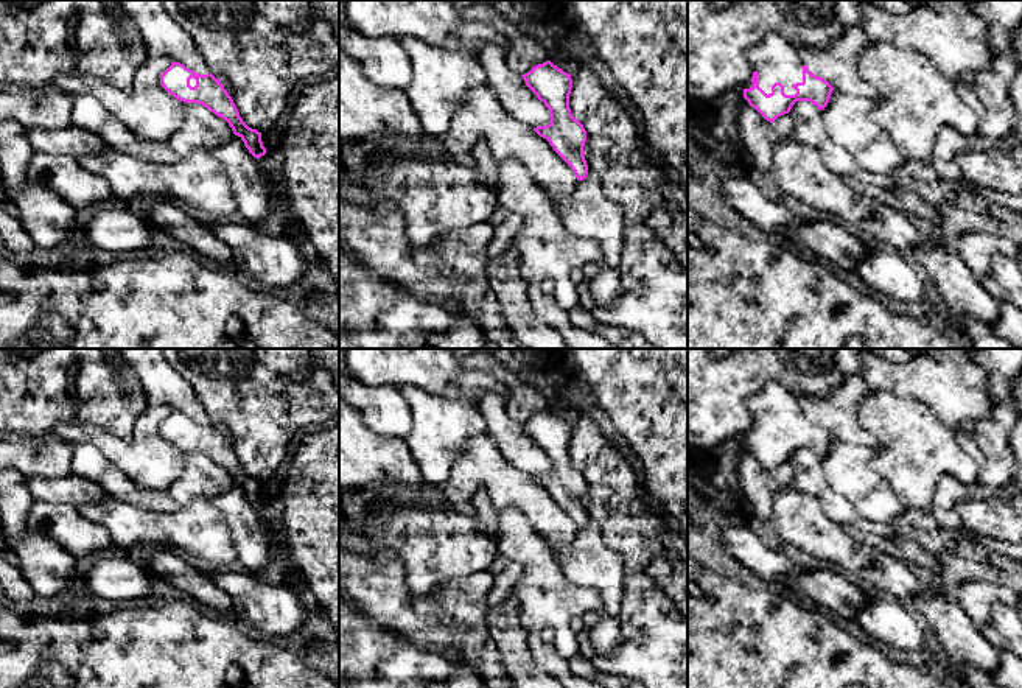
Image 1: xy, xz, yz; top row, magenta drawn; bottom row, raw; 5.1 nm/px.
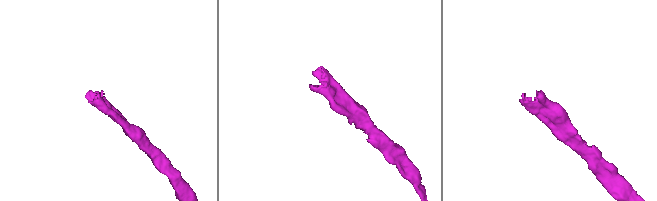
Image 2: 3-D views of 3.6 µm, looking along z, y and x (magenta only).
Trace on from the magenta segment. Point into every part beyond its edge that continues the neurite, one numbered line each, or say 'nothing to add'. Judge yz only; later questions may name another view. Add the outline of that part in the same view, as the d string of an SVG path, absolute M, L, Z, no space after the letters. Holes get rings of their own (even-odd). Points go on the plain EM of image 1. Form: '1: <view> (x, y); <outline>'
1: yz (775, 408); M767 381L764 388L747 398L747 409L759 423L759 436L768 444L772 434L781 431L786 444L795 444L792 436L803 431L803 408L796 397L776 381Z

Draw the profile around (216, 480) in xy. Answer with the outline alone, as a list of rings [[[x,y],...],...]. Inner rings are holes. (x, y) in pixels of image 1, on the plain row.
[[[182,451],[184,470],[180,478],[168,489],[168,493],[180,507],[194,497],[213,498],[226,493],[235,483],[229,472],[198,451]]]

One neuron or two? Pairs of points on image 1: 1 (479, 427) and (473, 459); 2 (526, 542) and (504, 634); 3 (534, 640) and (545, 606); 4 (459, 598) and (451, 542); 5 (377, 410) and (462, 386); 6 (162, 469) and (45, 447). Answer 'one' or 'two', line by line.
1: two
2: two
3: two
4: two
5: two
6: two

